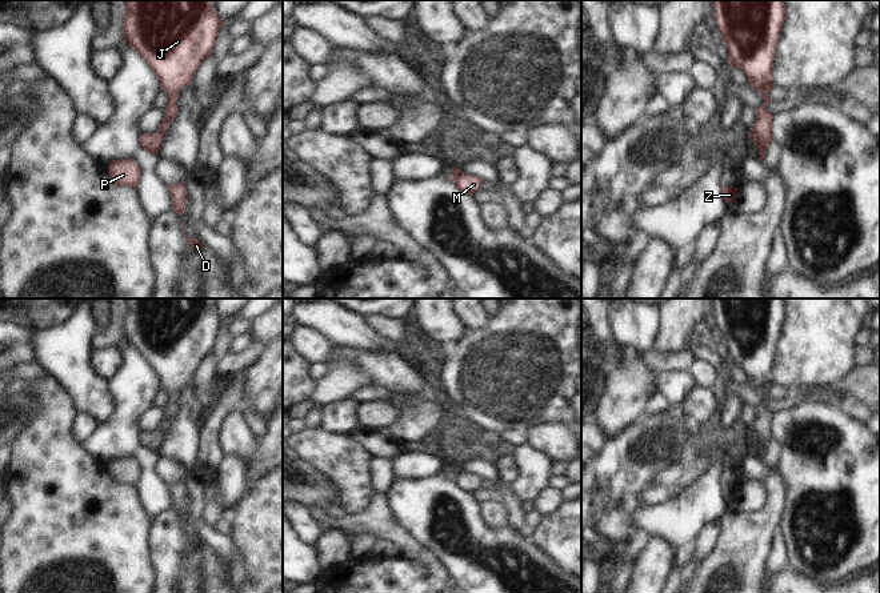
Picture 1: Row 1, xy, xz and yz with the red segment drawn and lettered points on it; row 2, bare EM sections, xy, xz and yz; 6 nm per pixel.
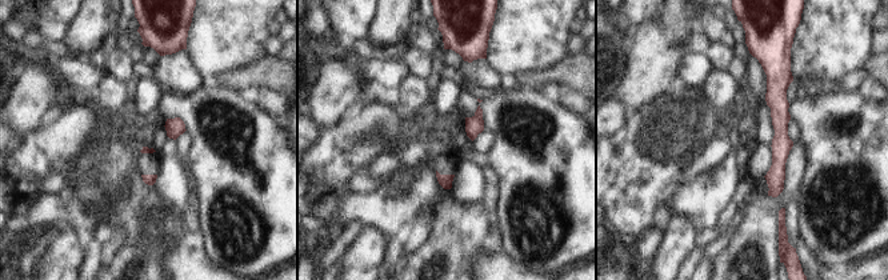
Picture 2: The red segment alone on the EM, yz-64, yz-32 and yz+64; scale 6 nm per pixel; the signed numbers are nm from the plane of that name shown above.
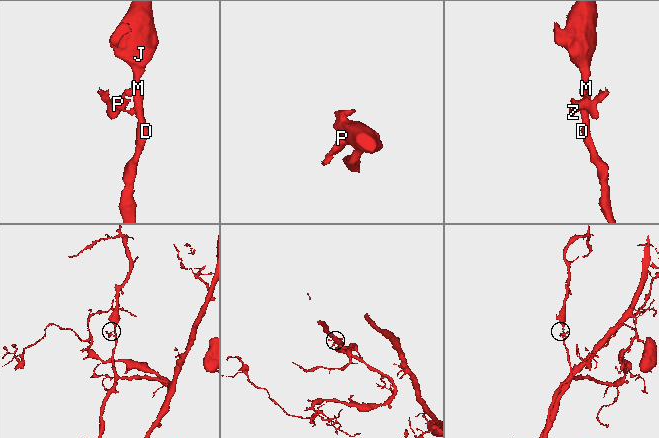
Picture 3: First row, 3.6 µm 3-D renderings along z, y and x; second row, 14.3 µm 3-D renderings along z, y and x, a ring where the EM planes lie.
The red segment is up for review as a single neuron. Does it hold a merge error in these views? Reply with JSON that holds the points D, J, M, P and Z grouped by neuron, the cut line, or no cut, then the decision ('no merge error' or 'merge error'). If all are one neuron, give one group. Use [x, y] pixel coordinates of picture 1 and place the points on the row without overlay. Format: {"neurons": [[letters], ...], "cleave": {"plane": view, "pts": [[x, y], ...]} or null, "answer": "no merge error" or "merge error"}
{"neurons": [["D", "J", "M"], ["P", "Z"]], "cleave": {"plane": "xy", "pts": [[159, 428], [163, 433]]}, "answer": "merge error"}

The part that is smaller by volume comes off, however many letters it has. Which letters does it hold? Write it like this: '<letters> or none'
P, Z

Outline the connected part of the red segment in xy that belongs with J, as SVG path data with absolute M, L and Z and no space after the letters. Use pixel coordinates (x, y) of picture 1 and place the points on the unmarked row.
M125 298L124 340L151 365L168 393L167 414L159 428L163 433L177 413L179 390L192 381L199 364L212 353L221 322L213 298Z

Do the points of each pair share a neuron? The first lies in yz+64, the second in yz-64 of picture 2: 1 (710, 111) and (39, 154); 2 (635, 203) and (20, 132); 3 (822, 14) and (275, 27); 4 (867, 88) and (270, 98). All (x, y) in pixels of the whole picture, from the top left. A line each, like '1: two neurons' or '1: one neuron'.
1: one neuron
2: two neurons
3: two neurons
4: one neuron

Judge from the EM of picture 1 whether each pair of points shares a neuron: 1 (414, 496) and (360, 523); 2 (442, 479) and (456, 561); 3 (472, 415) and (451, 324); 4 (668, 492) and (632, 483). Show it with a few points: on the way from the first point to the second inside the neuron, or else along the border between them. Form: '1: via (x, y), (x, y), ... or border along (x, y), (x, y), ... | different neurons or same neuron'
1: border along (384, 493), (394, 519), (410, 532) | different neurons
2: via (432, 500), (427, 532), (435, 544) | same neuron
3: border along (466, 329), (447, 348) | different neurons
4: border along (655, 485), (642, 496), (646, 505) | different neurons

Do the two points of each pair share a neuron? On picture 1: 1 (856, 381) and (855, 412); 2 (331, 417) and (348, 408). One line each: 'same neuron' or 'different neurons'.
1: different neurons
2: same neuron

